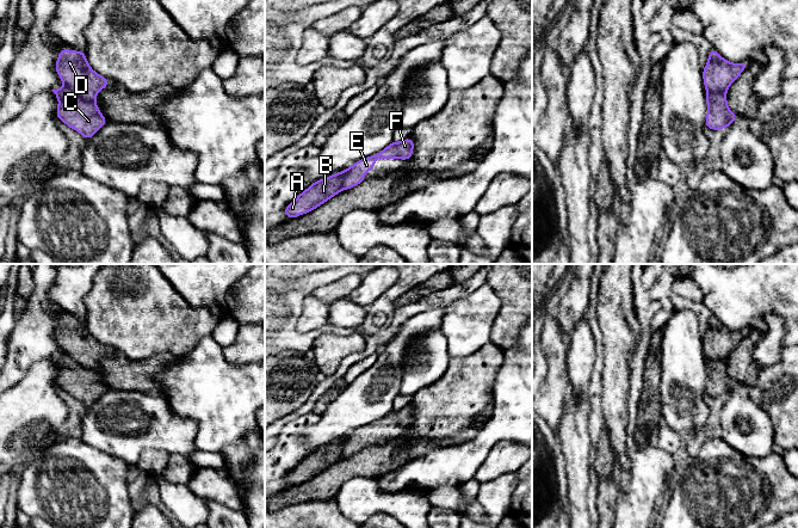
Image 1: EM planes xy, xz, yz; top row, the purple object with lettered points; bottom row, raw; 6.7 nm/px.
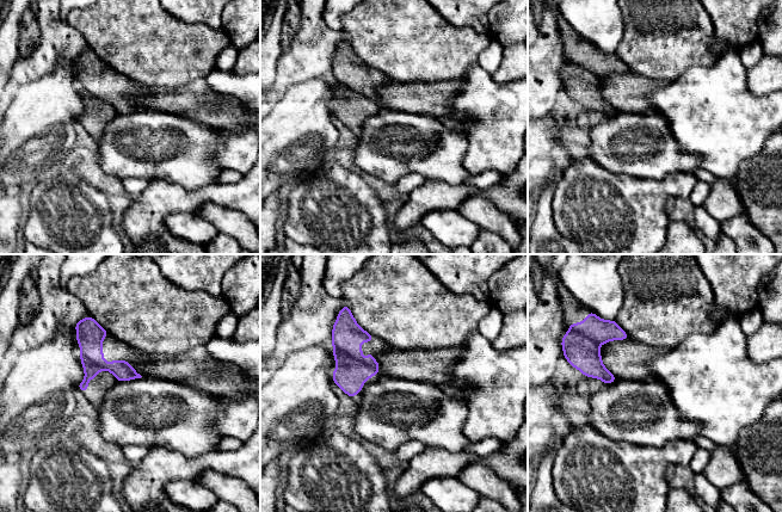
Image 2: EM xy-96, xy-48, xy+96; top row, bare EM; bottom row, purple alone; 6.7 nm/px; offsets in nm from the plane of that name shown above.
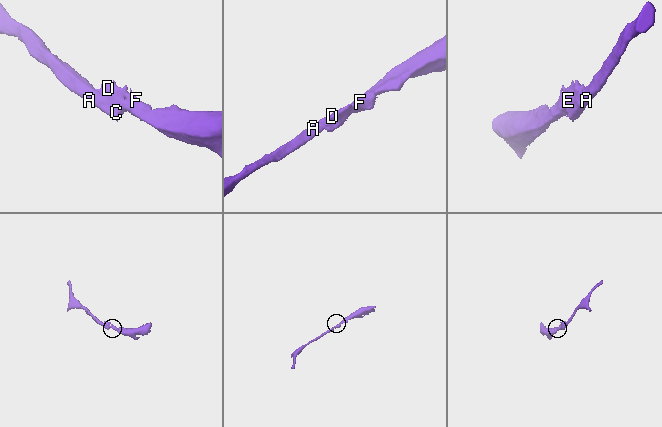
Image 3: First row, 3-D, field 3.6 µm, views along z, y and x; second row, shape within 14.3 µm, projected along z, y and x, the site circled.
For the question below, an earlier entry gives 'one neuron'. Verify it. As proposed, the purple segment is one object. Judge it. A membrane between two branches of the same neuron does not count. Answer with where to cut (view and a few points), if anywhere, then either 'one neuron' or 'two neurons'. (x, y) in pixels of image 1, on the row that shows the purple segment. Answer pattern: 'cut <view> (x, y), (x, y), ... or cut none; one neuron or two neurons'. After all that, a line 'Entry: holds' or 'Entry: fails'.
cut xy (65, 85), (82, 98), (94, 103); two neurons
Entry: fails

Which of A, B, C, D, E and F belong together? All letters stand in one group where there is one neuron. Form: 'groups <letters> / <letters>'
groups A B C / D E F

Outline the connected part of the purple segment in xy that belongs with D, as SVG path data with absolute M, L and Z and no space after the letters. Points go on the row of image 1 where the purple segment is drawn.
M62 49L55 69L66 87L88 102L95 103L98 92L109 86L107 79L89 67L85 51Z

